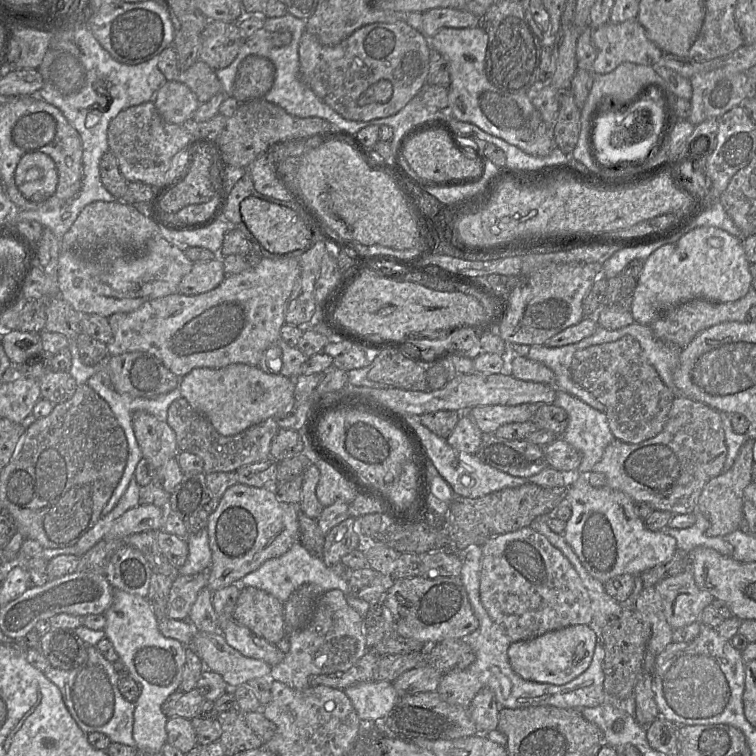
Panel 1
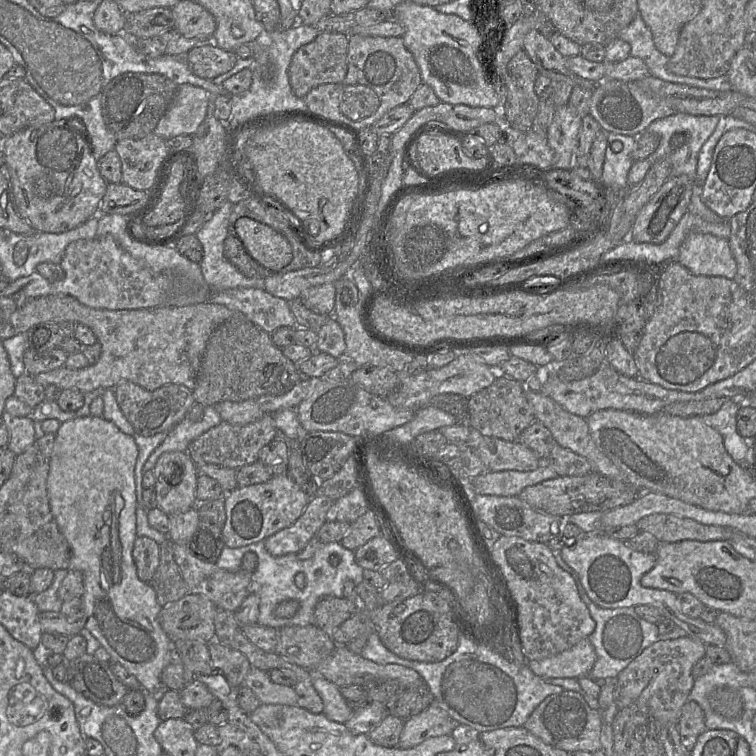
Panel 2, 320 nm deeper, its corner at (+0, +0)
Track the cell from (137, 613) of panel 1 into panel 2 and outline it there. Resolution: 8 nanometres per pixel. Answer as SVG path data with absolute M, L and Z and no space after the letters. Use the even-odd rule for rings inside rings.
M97 416L77 417L60 424L55 435L55 441L49 464L49 473L47 478L47 493L51 513L57 523L62 535L67 540L70 551L69 569L81 572L83 576L84 592L81 596L84 607L84 627L98 640L113 660L121 664L129 673L134 675L140 683L143 690L159 696L164 690L161 683L161 673L167 663L167 654L173 643L161 628L158 622L158 614L161 606L156 599L156 593L149 583L142 582L136 572L136 566L132 557L132 550L136 535L136 492L134 470L138 457L138 447L132 436L123 433L113 422Z

